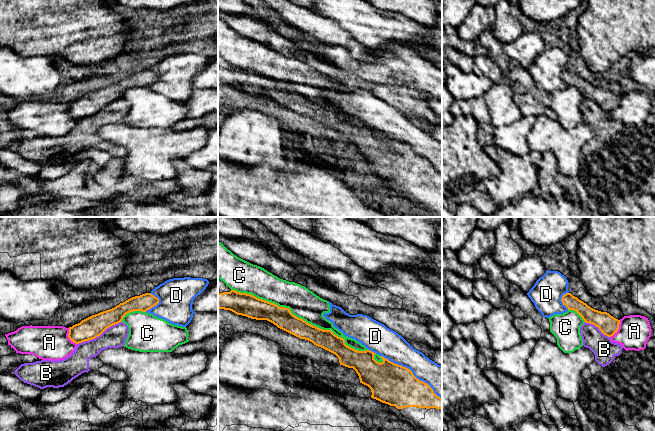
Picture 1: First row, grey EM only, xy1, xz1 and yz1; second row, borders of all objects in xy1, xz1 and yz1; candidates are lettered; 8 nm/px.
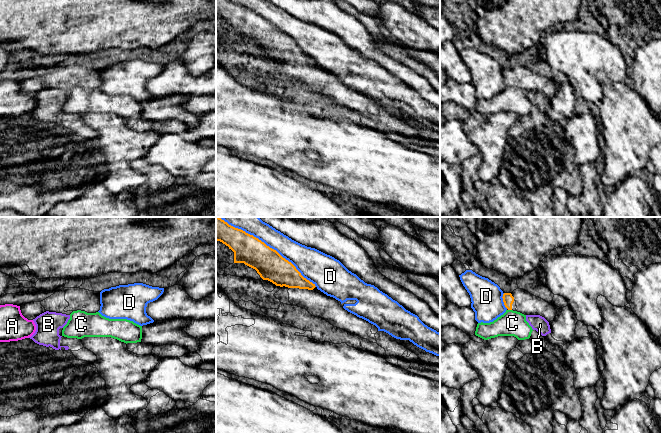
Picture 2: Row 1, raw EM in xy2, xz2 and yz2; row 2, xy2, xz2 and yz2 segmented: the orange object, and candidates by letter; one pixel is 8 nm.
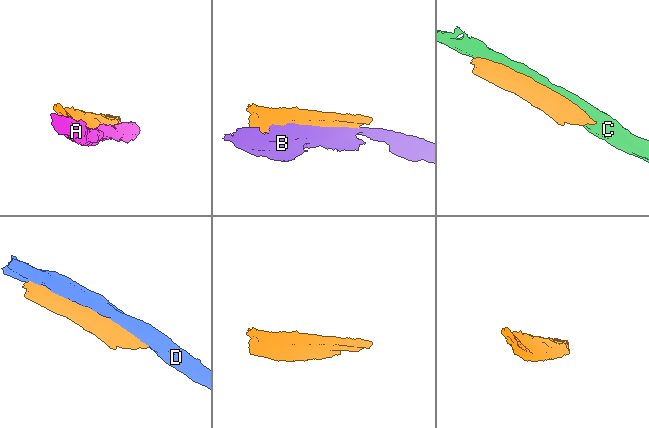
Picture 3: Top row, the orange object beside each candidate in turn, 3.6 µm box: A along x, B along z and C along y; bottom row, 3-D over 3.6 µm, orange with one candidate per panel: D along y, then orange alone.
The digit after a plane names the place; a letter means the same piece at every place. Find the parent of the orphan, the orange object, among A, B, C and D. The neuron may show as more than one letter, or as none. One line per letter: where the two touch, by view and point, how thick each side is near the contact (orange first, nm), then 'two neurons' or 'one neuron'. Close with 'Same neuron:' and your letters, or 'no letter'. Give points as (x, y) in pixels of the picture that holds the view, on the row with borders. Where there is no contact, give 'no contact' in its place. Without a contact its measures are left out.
A: yz1 (618, 328) | 160/260 nm | two neurons
B: xy1 (99, 335) | 170/180 nm | two neurons
C: xz1 (300, 318) | 160/240 nm | two neurons
D: xz2 (268, 246) | 240/170 nm | two neurons
Same neuron: no letter

